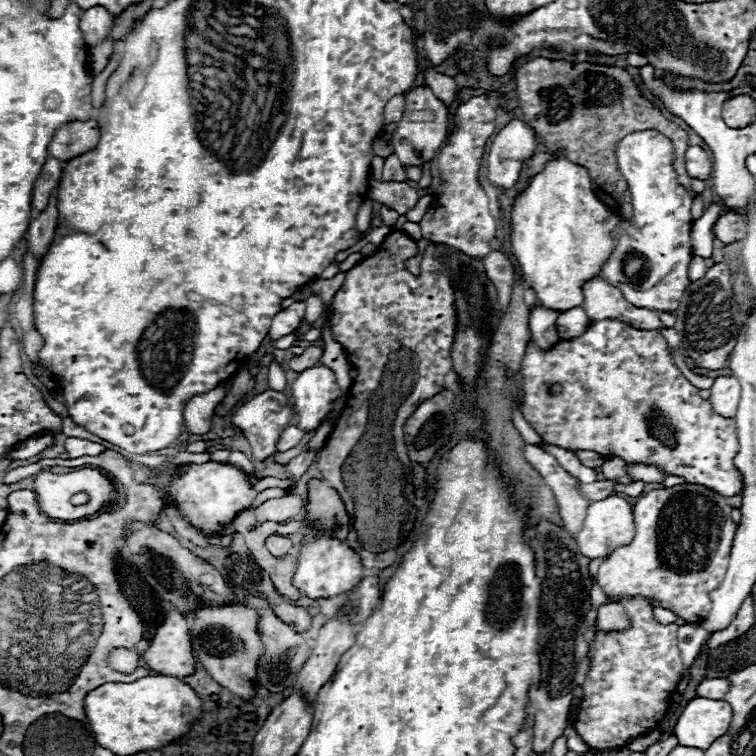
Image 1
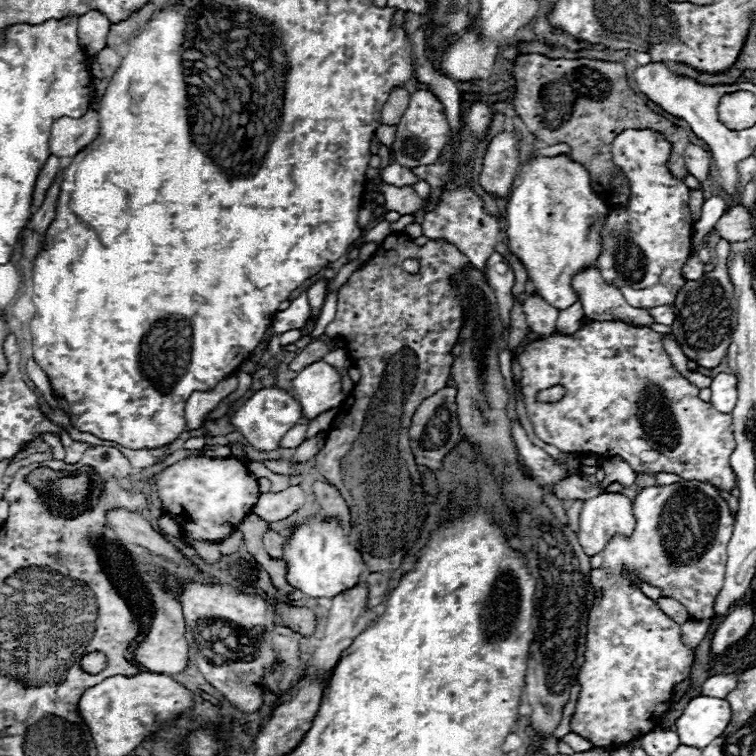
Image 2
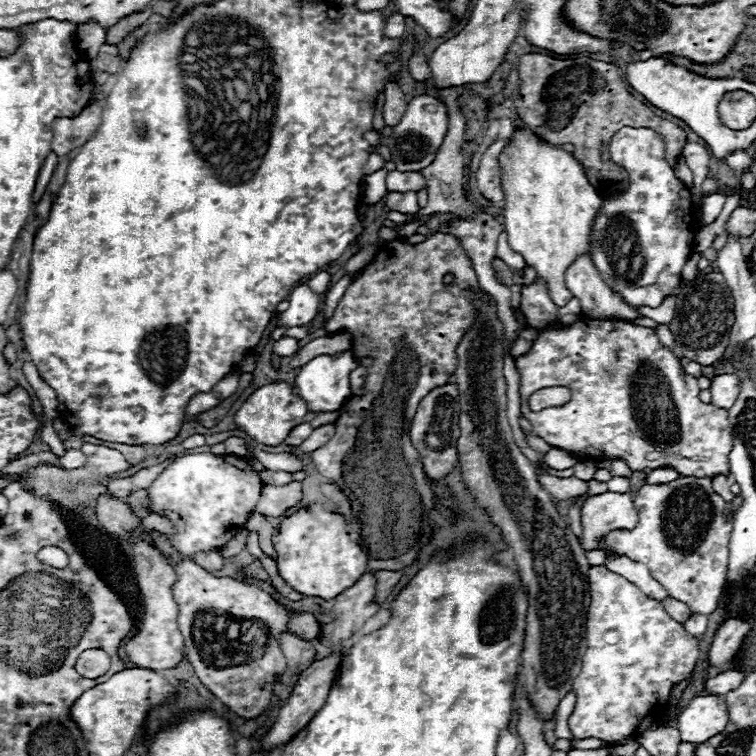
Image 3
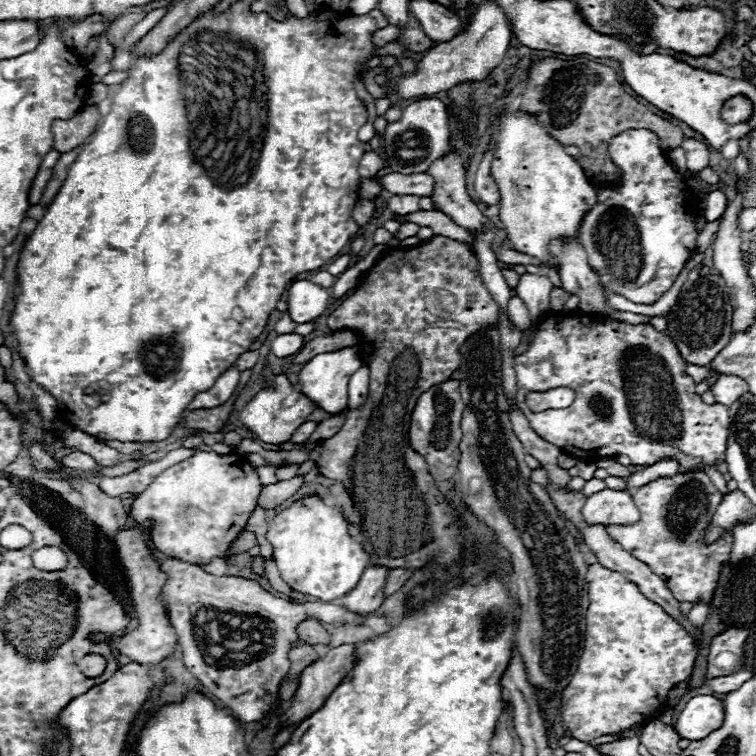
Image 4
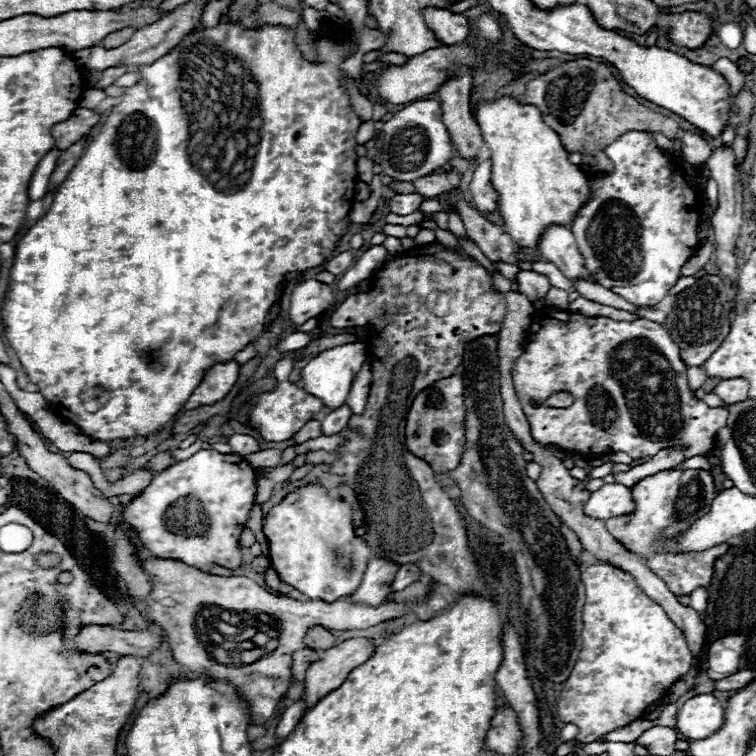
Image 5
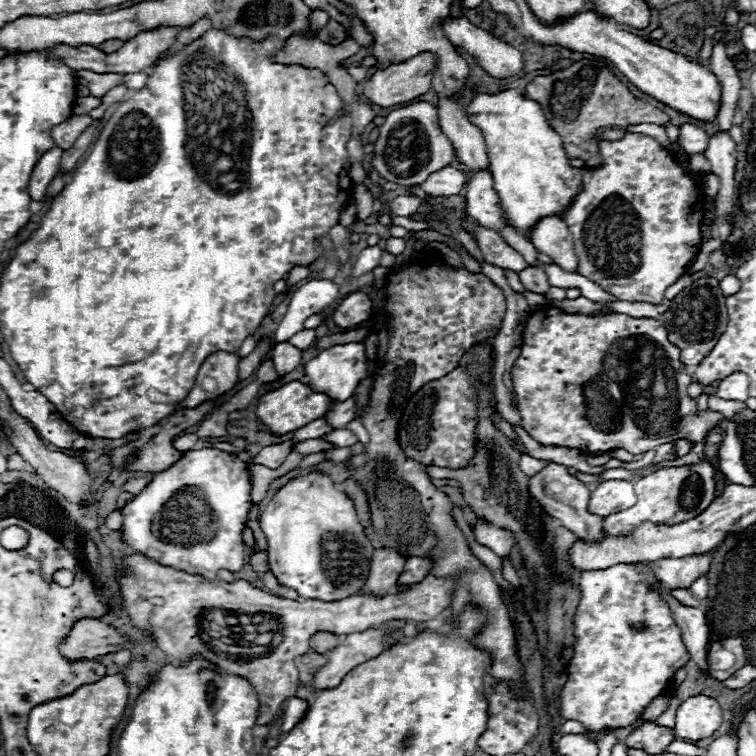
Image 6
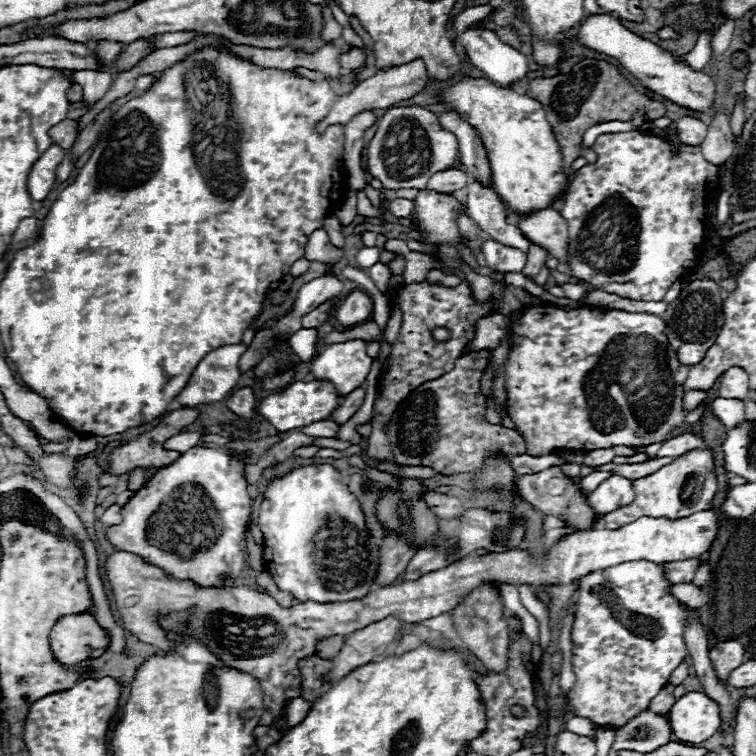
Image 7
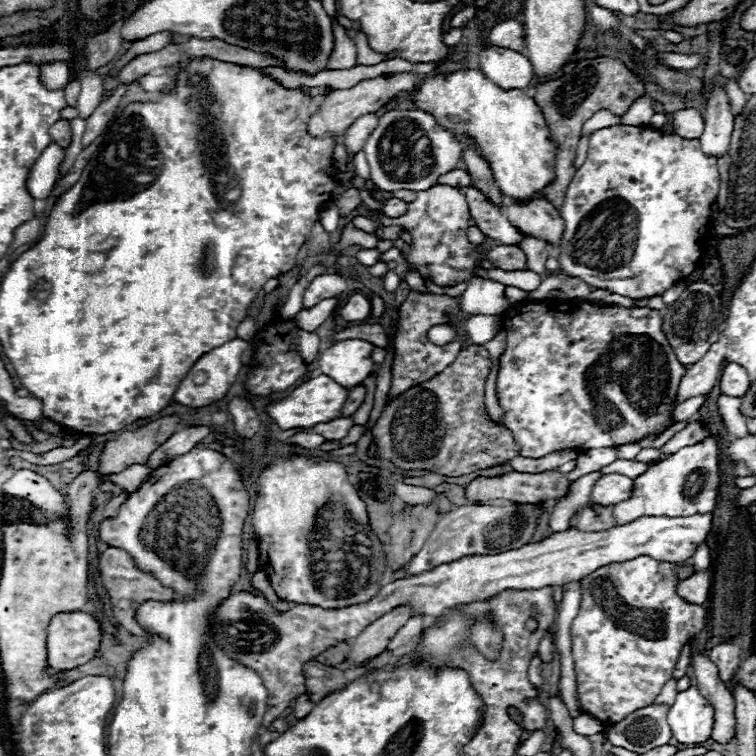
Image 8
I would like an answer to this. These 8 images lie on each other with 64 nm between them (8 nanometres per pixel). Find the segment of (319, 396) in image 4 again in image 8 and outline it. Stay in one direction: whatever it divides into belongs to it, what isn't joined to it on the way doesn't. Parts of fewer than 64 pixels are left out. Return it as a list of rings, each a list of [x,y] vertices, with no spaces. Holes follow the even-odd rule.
[[[342,340],[320,354],[318,366],[322,374],[330,376],[344,388],[352,388],[362,384],[374,370],[372,362],[374,344],[366,340]]]

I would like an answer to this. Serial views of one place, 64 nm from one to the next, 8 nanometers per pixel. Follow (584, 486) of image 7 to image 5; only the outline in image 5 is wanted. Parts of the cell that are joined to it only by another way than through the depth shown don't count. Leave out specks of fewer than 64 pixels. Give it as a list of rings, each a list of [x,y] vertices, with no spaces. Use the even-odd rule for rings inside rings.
[[[676,446],[676,448],[662,448],[656,456],[652,456],[648,462],[640,464],[640,466],[634,466],[632,470],[628,472],[618,472],[618,474],[612,474],[616,482],[620,484],[626,484],[626,486],[634,486],[638,480],[646,478],[646,476],[652,476],[654,472],[660,472],[660,470],[666,470],[666,468],[676,468],[676,464],[680,464],[684,460],[684,448],[682,446]]]

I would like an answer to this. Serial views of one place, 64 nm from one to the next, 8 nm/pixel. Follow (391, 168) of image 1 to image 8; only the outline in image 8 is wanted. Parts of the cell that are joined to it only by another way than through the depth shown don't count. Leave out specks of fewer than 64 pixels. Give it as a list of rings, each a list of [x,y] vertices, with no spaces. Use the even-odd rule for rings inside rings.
[[[456,168],[454,172],[448,172],[446,176],[438,178],[438,184],[448,184],[454,188],[464,188],[464,186],[472,186],[472,178],[464,168]]]

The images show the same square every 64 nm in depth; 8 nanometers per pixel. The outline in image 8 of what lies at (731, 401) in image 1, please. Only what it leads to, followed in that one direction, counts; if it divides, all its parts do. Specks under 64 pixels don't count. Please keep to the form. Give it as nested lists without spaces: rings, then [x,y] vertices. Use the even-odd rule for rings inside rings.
[[[732,362],[732,364],[728,364],[722,370],[722,376],[720,376],[720,390],[722,390],[722,394],[744,396],[748,386],[750,386],[748,374],[746,374],[746,370],[740,364]]]

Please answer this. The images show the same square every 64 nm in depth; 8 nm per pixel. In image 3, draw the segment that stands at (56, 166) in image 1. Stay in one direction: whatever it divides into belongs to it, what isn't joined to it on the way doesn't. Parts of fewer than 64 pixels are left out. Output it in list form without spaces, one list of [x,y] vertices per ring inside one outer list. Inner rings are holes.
[[[50,152],[50,154],[46,156],[46,160],[44,160],[44,164],[42,164],[42,168],[40,168],[40,174],[38,174],[38,178],[36,178],[34,192],[32,192],[32,202],[34,202],[34,204],[38,204],[38,200],[42,198],[42,194],[44,194],[50,178],[52,178],[52,172],[54,172],[58,160],[60,160],[60,156],[54,154],[54,152]]]

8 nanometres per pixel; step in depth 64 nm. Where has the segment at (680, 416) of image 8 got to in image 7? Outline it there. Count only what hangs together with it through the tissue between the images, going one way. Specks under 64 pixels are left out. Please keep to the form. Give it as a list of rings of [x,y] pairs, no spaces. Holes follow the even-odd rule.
[[[692,390],[692,392],[688,392],[686,396],[684,396],[684,410],[688,412],[688,410],[696,410],[702,402],[706,402],[706,392],[698,392],[698,390]]]

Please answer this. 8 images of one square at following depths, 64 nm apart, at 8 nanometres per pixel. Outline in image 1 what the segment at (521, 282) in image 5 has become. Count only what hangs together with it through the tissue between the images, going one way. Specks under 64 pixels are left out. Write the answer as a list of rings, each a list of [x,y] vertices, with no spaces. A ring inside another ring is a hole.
[[[536,304],[530,310],[528,326],[530,326],[530,332],[532,332],[532,342],[536,342],[544,350],[550,348],[558,340],[556,318],[558,318],[556,310],[548,310],[548,308],[540,306],[540,304]]]

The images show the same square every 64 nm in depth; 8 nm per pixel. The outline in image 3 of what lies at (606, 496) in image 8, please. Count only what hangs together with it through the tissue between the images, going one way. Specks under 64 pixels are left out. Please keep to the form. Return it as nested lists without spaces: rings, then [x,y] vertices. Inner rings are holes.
[[[604,492],[584,500],[582,510],[582,528],[584,528],[584,548],[592,550],[598,546],[598,540],[616,528],[634,528],[638,514],[630,494]]]

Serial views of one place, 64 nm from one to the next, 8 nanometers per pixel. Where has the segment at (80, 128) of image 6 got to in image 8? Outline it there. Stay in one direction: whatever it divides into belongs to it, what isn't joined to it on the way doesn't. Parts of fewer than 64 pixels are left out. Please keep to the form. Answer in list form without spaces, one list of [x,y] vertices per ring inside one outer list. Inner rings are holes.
[[[58,120],[56,124],[50,126],[50,138],[52,142],[56,142],[62,148],[70,146],[70,138],[72,138],[72,130],[70,130],[70,122],[68,120]]]

